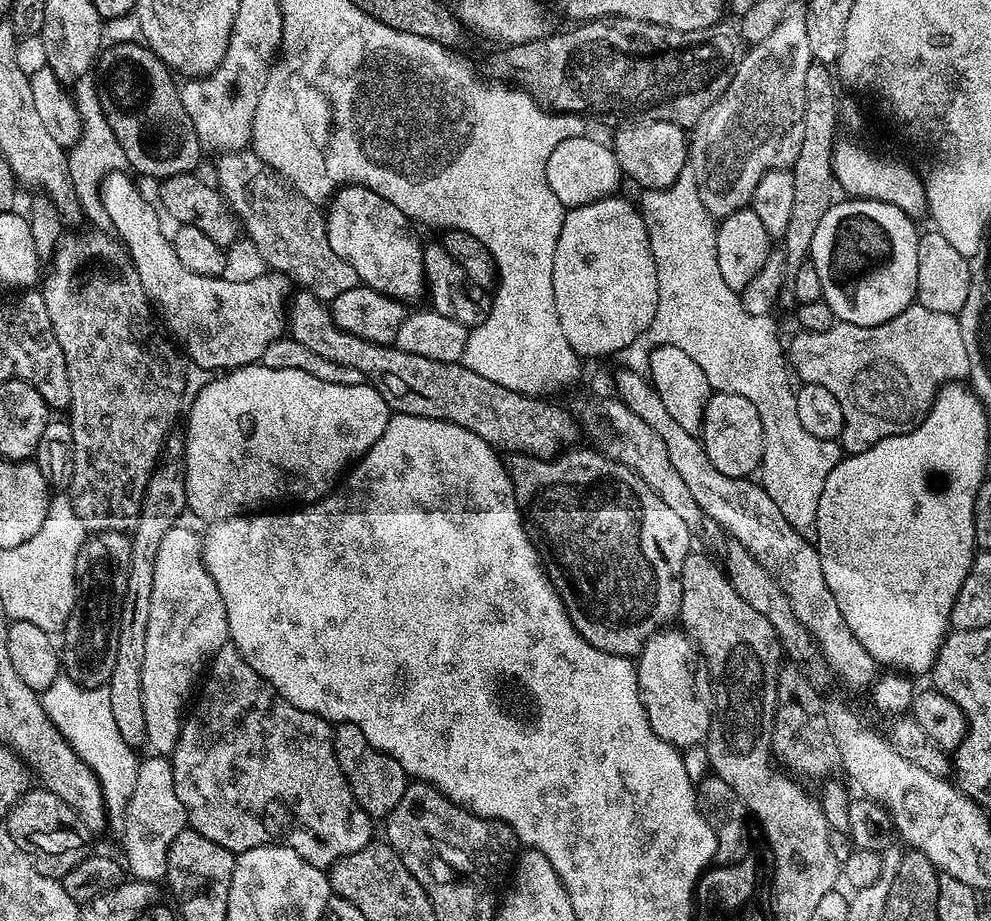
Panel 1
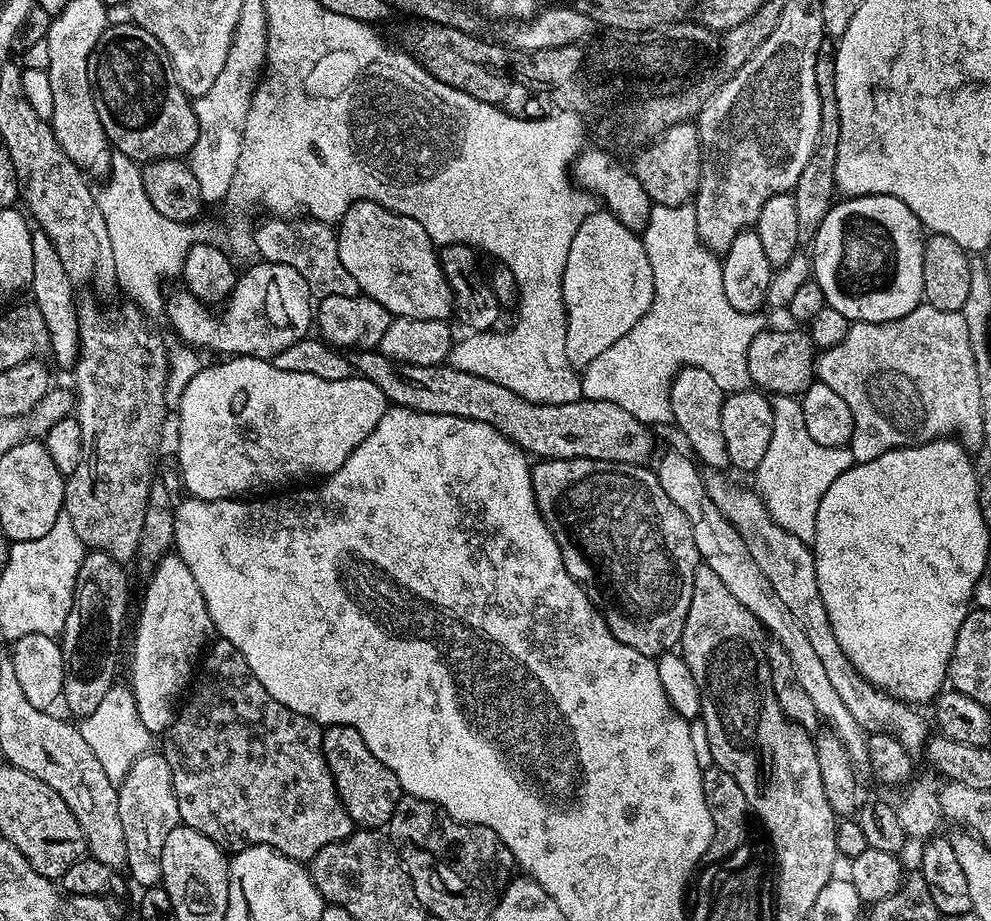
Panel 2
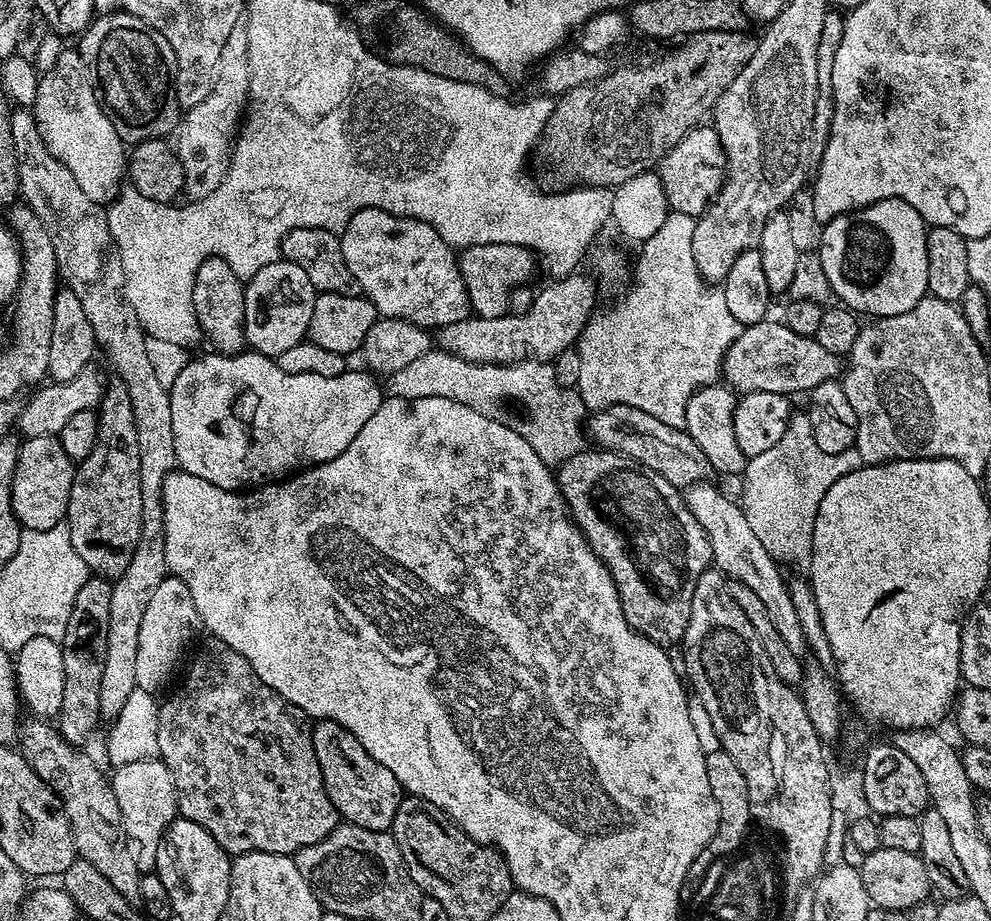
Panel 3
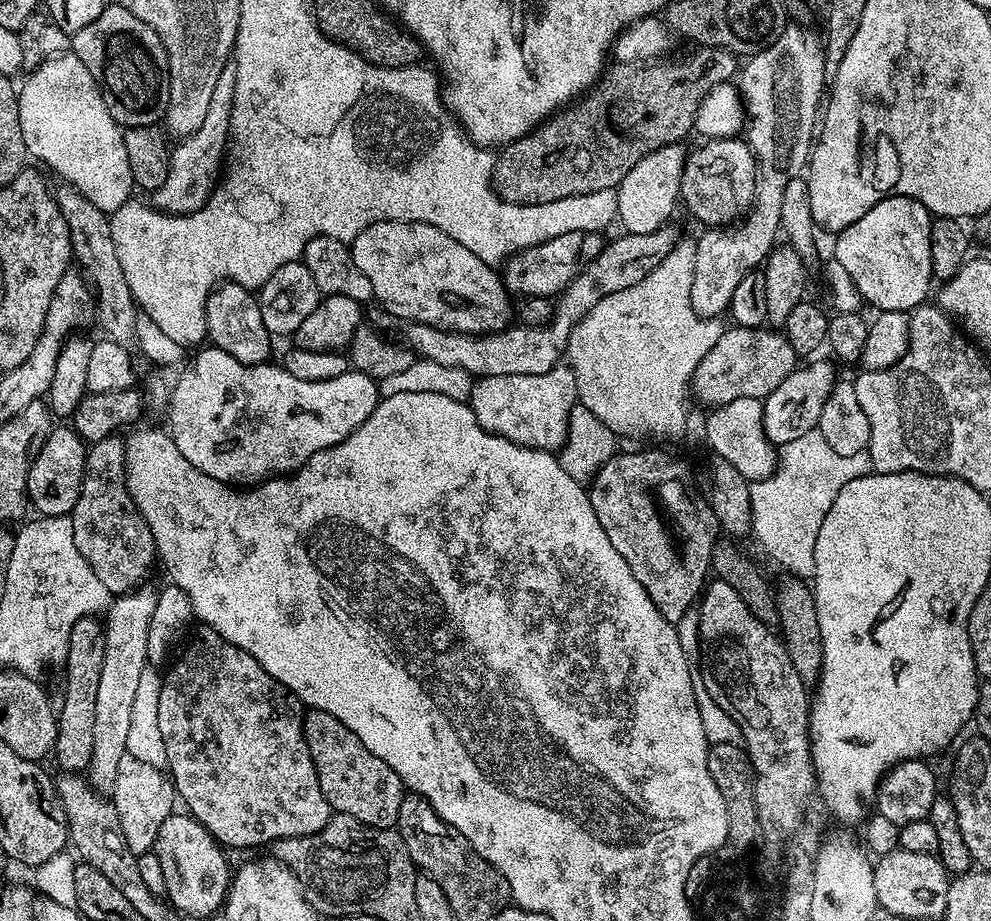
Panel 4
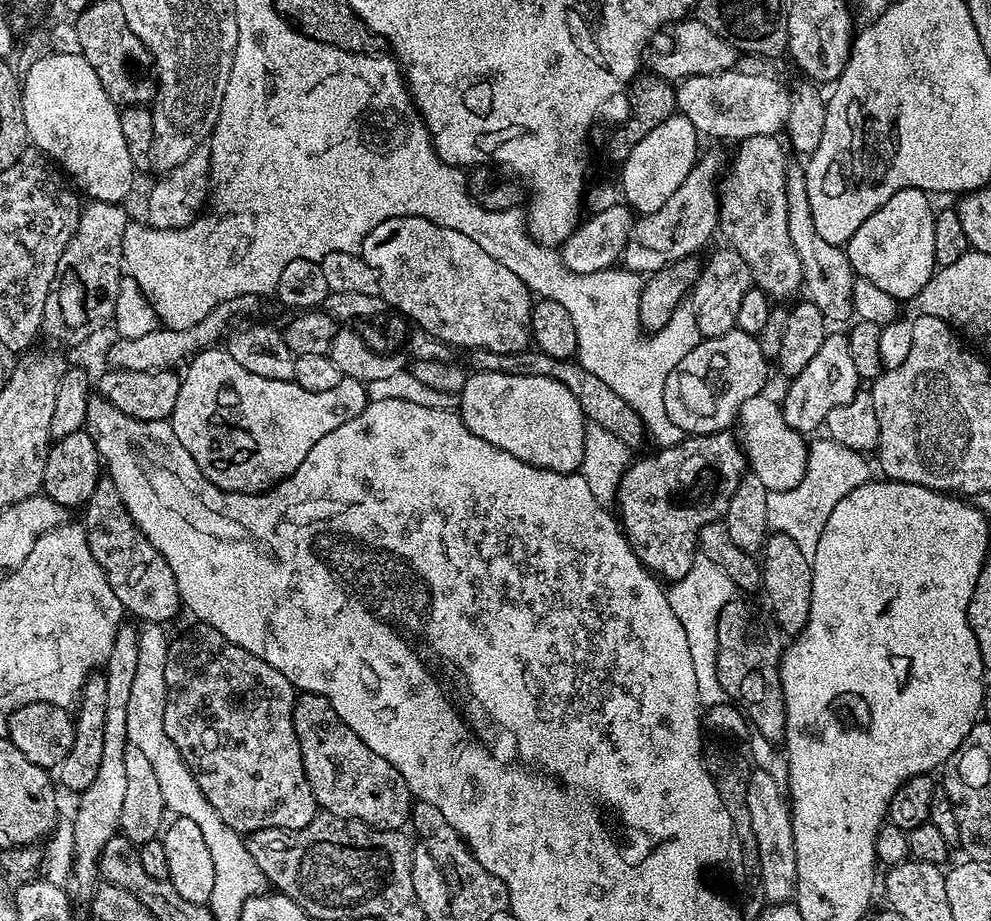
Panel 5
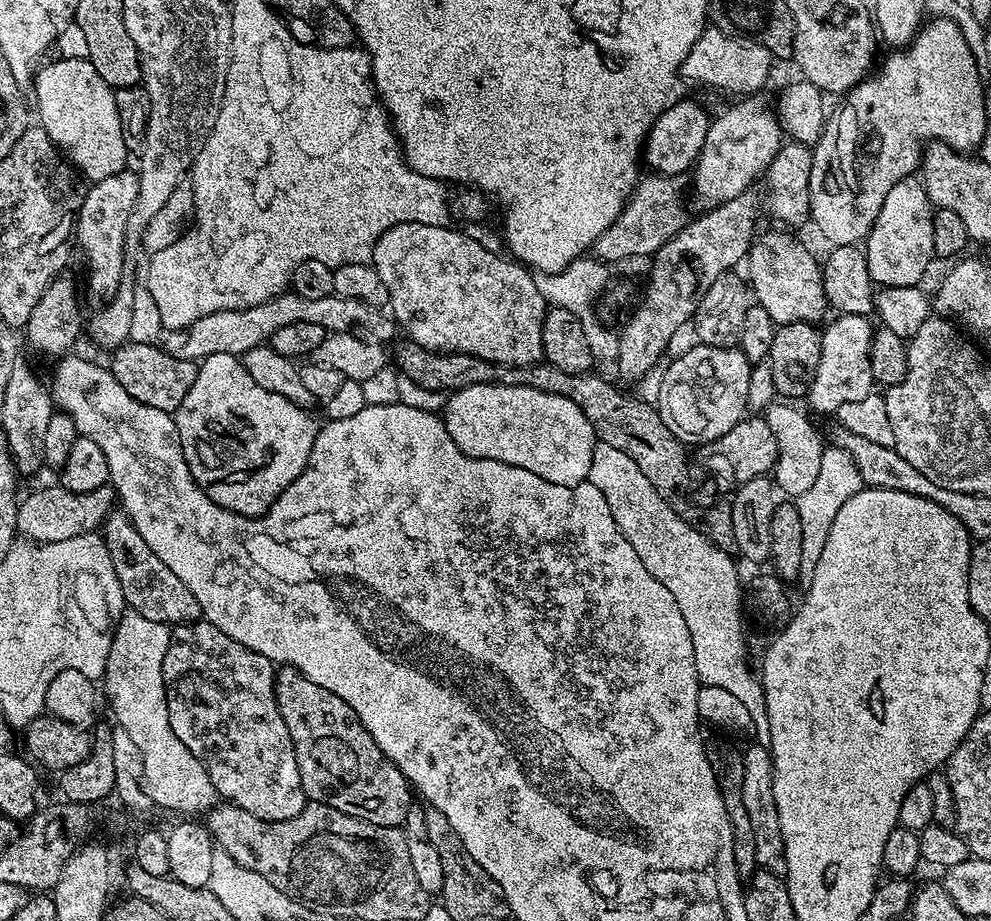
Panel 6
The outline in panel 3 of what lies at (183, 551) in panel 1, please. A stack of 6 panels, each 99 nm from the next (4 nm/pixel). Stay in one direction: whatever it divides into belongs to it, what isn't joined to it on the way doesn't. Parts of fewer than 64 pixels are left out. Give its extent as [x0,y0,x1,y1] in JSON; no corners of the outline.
[134,574,201,694]

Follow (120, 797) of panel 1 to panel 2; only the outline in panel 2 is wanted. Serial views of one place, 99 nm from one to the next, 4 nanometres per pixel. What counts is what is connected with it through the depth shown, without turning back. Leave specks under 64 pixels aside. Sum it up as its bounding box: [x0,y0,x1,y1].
[78,686,154,781]

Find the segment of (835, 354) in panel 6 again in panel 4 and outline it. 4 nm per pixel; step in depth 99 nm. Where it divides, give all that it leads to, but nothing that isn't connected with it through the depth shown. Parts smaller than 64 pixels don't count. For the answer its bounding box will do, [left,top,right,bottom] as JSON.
[762,359,838,446]

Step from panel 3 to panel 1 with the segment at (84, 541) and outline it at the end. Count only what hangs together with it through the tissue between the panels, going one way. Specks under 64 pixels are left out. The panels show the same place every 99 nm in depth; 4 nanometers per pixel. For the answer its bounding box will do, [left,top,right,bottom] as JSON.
[42,230,186,533]

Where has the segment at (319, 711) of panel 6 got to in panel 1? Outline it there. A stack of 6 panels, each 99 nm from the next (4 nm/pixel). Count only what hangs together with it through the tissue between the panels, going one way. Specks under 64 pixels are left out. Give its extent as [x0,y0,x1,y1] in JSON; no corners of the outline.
[332,724,410,818]

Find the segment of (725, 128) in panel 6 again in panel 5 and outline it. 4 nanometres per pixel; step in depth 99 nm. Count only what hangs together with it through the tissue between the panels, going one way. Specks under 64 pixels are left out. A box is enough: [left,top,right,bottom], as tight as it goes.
[622,152,726,274]

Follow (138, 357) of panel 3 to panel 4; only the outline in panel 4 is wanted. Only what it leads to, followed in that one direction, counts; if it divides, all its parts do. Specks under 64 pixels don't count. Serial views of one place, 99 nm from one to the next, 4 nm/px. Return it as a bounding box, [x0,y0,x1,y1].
[54,186,157,794]

